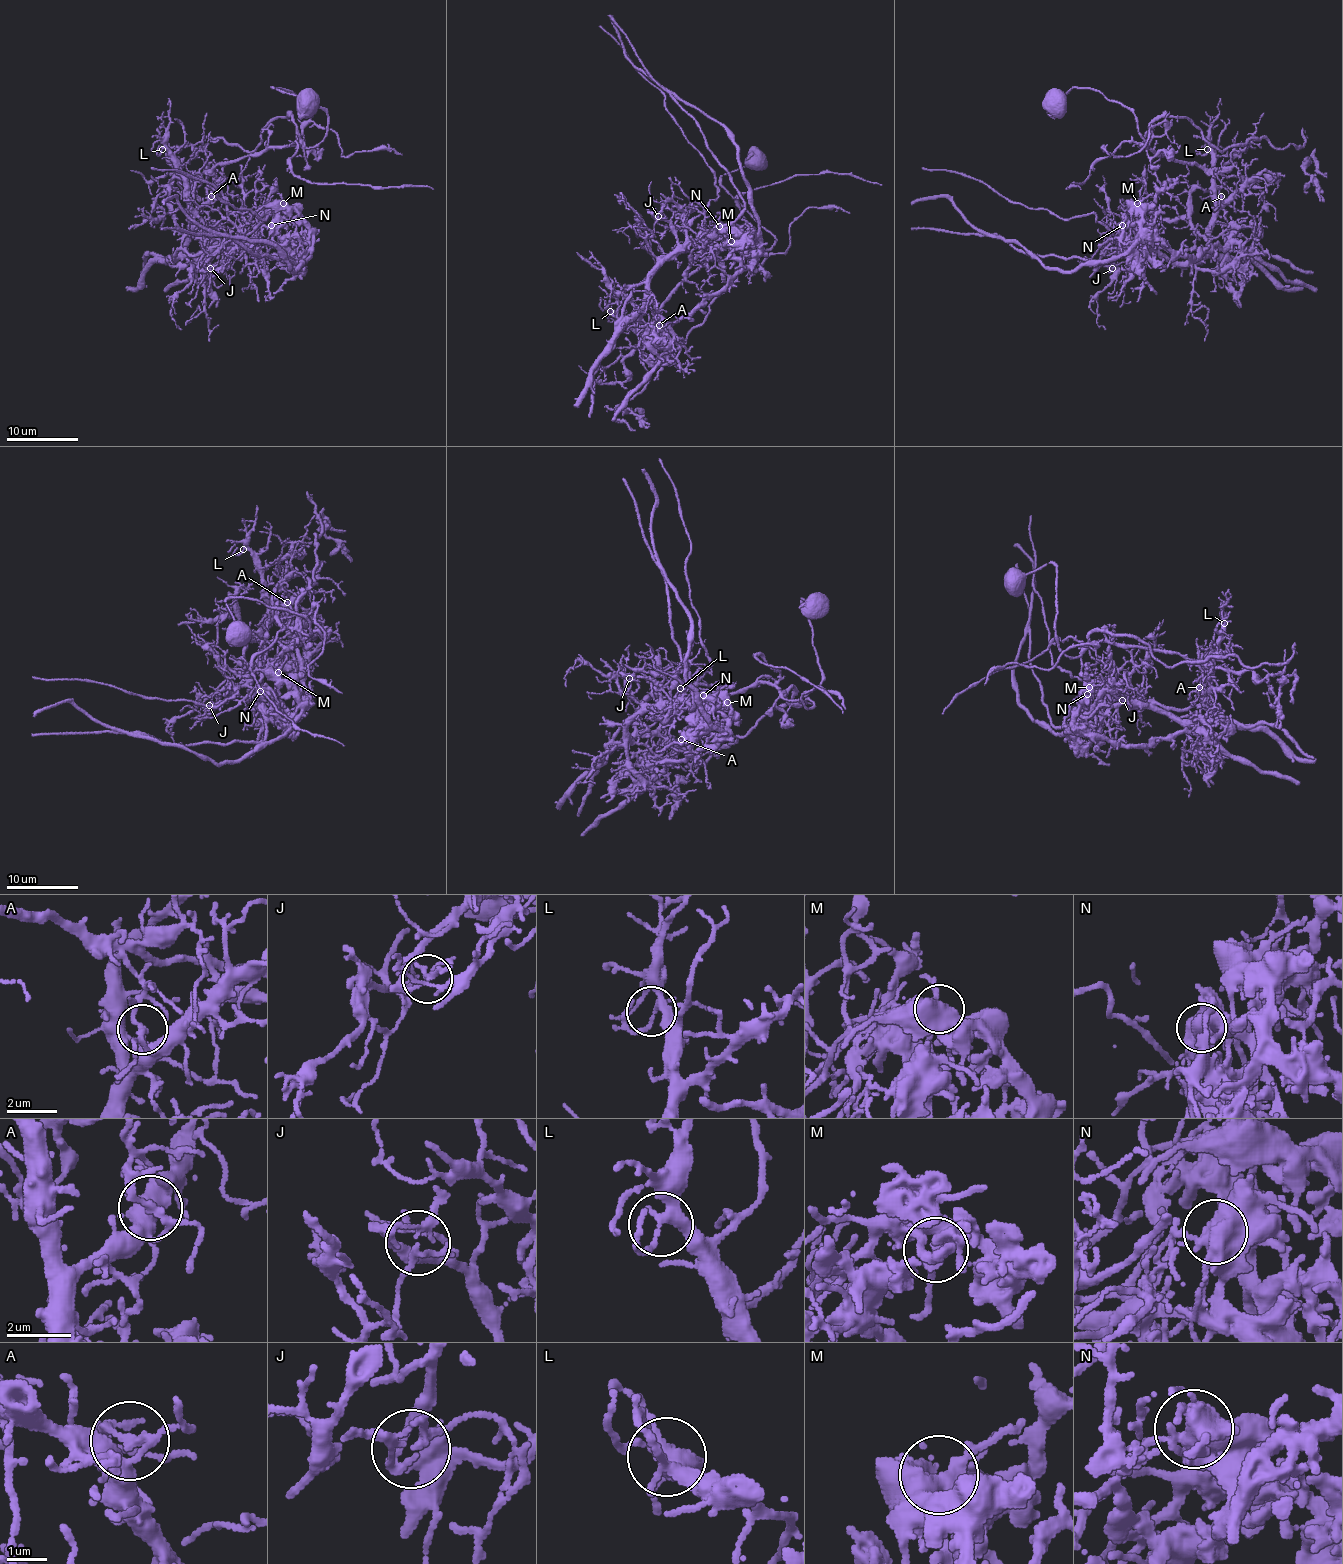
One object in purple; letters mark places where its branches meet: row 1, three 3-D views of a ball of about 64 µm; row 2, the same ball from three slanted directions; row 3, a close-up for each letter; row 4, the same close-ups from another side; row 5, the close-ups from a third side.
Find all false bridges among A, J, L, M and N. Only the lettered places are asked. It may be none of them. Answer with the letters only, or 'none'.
A, J, N

